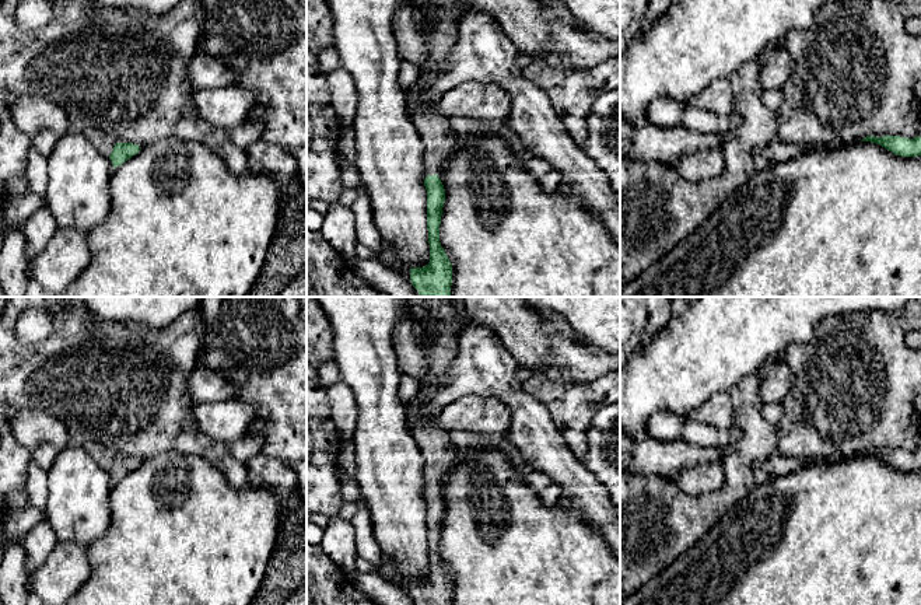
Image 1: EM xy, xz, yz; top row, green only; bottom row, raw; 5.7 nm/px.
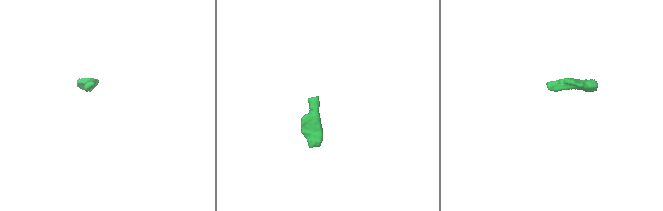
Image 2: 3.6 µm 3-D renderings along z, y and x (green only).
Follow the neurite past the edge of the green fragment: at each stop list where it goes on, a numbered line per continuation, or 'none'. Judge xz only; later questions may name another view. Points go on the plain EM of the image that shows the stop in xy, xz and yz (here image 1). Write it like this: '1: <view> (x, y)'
1: xz (440, 454)

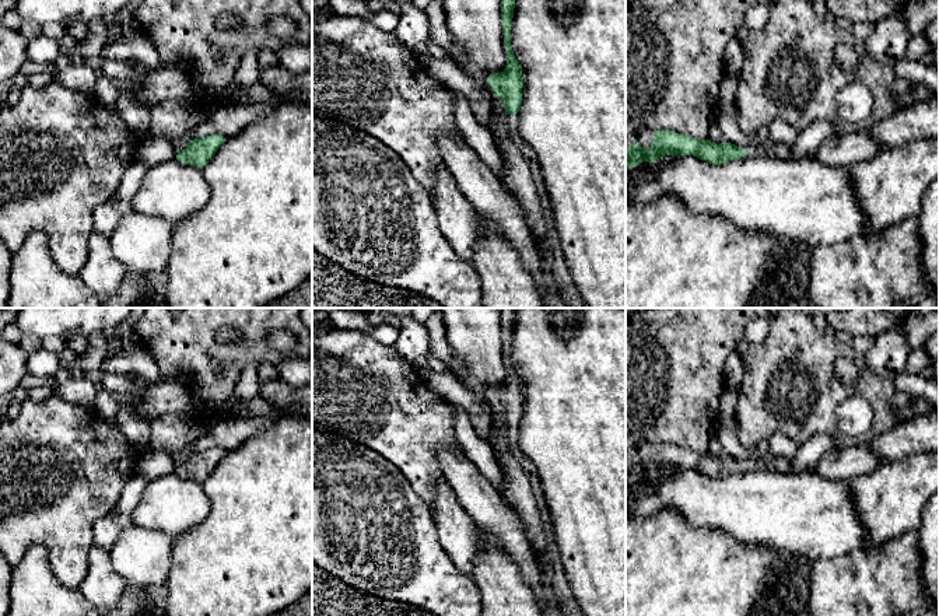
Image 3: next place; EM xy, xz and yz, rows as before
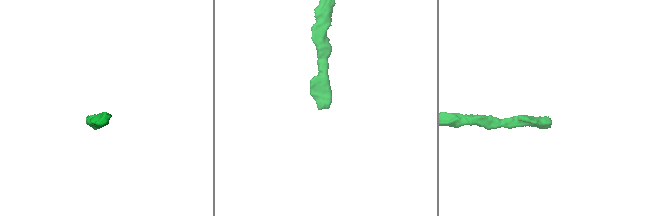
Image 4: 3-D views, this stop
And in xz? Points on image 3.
1: xz (553, 566)

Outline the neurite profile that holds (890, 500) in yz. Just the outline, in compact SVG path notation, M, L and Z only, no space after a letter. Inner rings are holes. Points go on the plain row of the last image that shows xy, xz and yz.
M939 451L883 462L875 470L851 479L848 487L873 542L915 531L929 500L939 496Z

